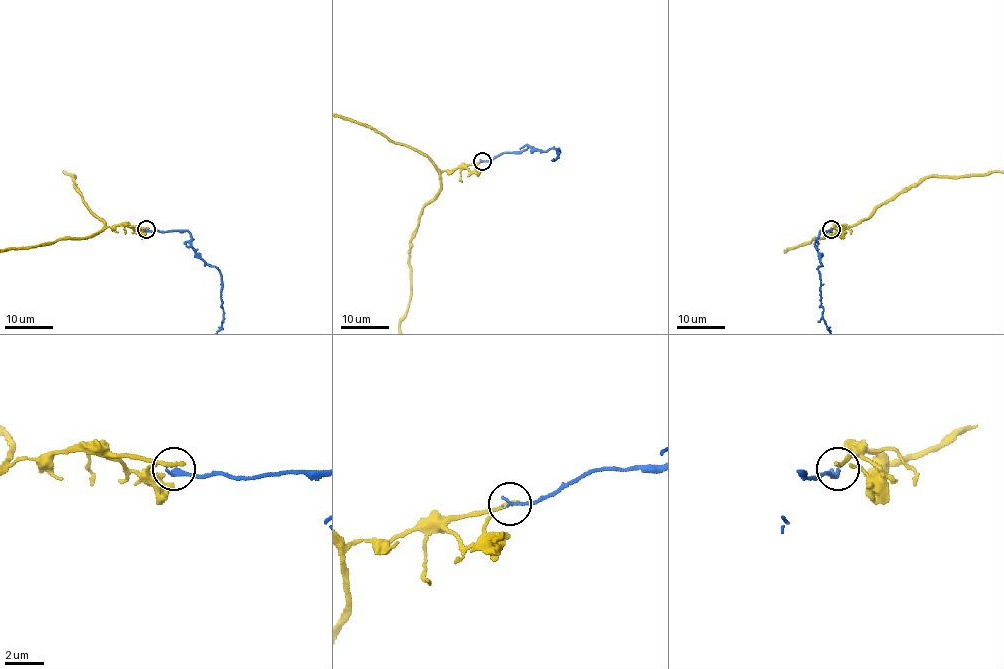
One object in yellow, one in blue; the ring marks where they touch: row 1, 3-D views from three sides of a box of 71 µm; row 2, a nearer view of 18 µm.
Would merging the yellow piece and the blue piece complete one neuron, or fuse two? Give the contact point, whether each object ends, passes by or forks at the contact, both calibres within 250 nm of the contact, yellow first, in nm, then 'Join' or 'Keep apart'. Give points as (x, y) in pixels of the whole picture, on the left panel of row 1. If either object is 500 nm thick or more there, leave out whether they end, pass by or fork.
Place: (146, 229). At the ring yellow ends. At the ring blue ends. Thickness 220 nm (yellow) against 190 nm. Keep apart

